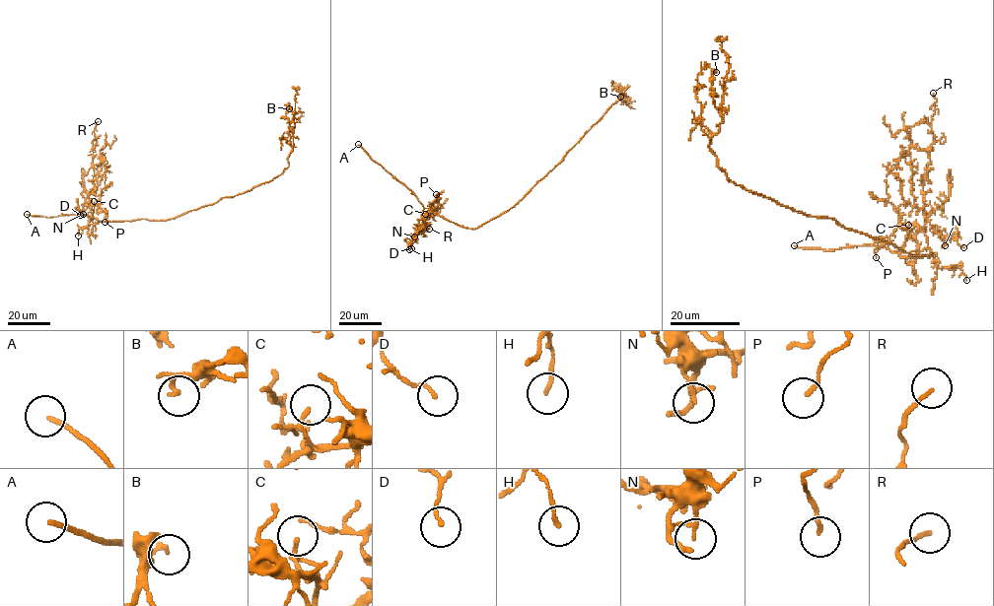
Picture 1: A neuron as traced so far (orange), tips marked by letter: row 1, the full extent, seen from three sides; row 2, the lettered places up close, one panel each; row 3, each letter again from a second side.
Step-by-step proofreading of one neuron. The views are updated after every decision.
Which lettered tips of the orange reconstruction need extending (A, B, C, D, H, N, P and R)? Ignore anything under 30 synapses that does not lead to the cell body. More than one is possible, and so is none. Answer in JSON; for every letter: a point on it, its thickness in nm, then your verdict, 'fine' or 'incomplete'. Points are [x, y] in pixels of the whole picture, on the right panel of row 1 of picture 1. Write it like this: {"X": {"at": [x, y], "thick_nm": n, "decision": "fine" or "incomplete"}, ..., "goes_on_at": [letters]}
{"A": {"at": [794, 245], "thick_nm": 150, "decision": "incomplete"}, "B": {"at": [716, 72], "thick_nm": 100, "decision": "fine"}, "C": {"at": [908, 225], "thick_nm": 80, "decision": "fine"}, "D": {"at": [963, 247], "thick_nm": 120, "decision": "fine"}, "H": {"at": [966, 280], "thick_nm": 130, "decision": "fine"}, "N": {"at": [945, 245], "thick_nm": 140, "decision": "fine"}, "P": {"at": [876, 257], "thick_nm": 130, "decision": "fine"}, "R": {"at": [933, 93], "thick_nm": 130, "decision": "fine"}, "goes_on_at": ["A"]}

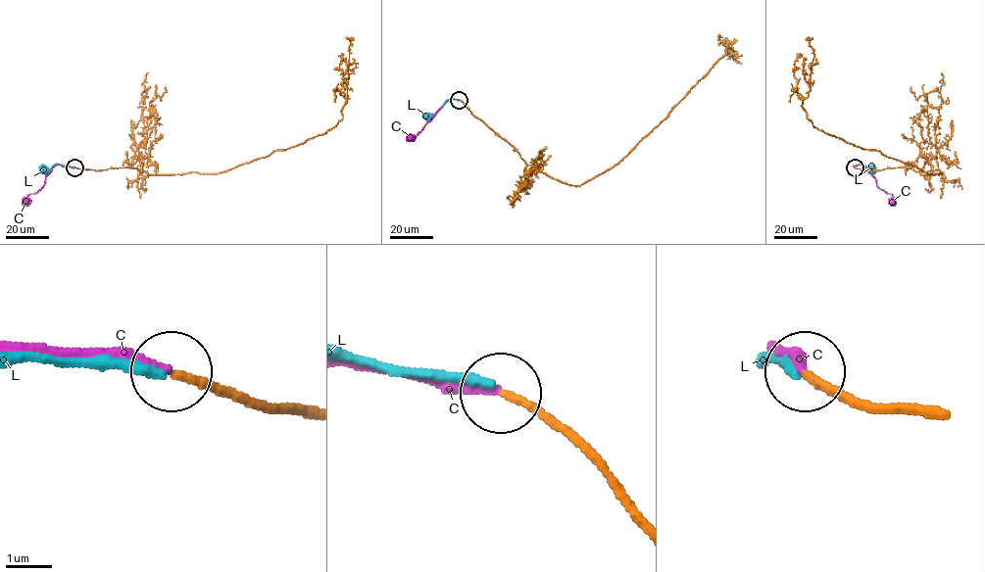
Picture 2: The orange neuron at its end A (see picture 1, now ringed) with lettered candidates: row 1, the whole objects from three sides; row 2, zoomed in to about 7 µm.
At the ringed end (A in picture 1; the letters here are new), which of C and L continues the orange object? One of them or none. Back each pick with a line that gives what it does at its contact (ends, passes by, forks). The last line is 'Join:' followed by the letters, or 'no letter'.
C: it ends
Join: C

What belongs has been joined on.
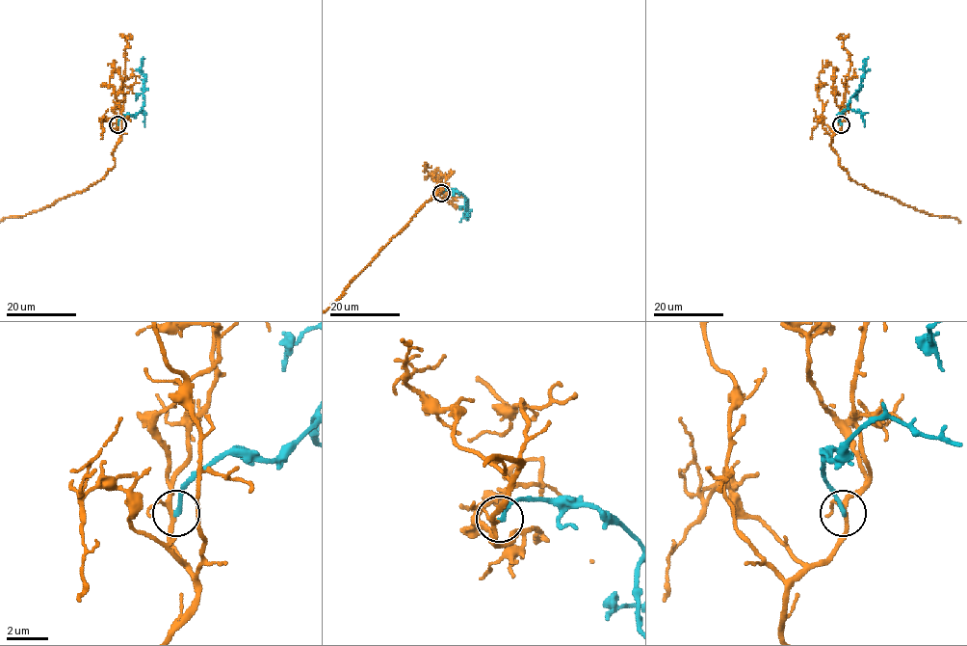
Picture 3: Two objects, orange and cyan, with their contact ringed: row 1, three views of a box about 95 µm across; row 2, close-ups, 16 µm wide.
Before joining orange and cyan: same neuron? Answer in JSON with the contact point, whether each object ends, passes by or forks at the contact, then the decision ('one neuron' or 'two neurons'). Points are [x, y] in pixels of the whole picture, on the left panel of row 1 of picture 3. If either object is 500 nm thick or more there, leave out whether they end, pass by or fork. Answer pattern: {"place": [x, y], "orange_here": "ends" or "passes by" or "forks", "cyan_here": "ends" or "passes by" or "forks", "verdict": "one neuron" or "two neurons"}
{"place": [117, 124], "orange_here": "forks", "cyan_here": "ends", "verdict": "one neuron"}

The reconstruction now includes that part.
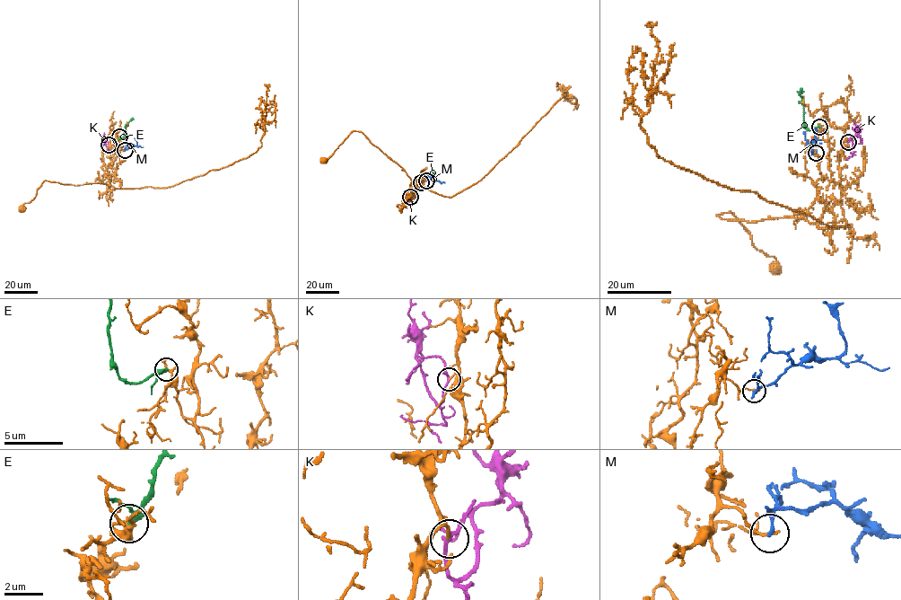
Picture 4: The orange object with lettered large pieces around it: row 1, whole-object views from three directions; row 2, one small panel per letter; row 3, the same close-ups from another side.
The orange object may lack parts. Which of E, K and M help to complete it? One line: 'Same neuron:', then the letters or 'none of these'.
Same neuron: K

